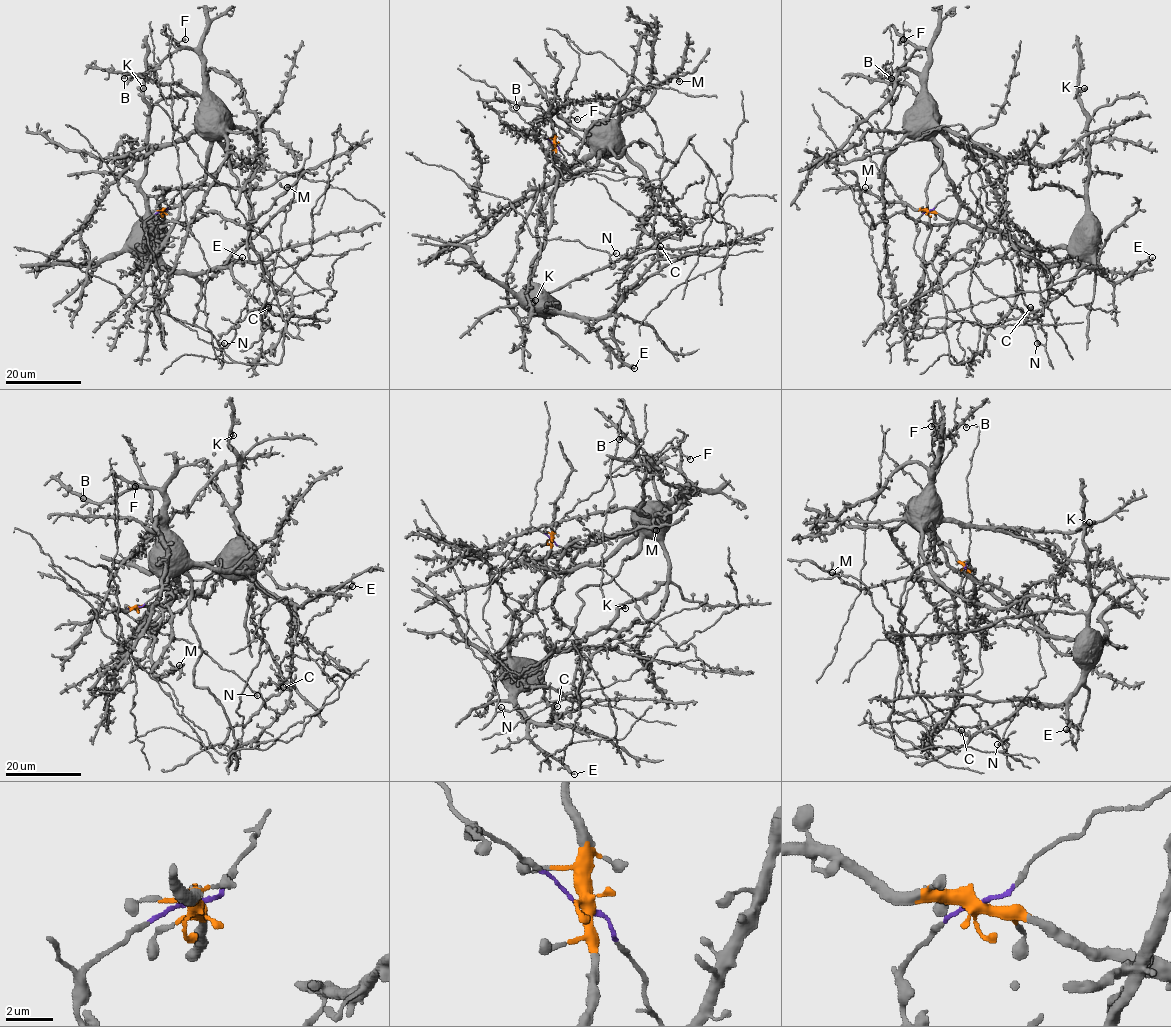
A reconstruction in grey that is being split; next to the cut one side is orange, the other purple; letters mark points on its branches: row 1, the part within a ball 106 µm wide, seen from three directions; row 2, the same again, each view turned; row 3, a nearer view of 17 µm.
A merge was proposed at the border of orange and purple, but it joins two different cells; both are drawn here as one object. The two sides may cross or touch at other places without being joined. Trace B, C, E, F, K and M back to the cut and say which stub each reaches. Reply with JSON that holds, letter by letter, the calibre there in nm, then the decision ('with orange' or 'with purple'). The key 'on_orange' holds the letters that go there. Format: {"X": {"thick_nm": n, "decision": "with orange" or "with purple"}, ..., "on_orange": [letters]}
{"B": {"thick_nm": 360, "decision": "with purple"}, "C": {"thick_nm": 170, "decision": "with orange"}, "E": {"thick_nm": 360, "decision": "with orange"}, "F": {"thick_nm": 400, "decision": "with purple"}, "K": {"thick_nm": 200, "decision": "with orange"}, "M": {"thick_nm": 440, "decision": "with orange"}, "on_orange": ["C", "E", "K", "M"]}

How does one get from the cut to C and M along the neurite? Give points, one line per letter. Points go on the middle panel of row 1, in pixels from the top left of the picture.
C: (555, 144), (552, 225), (534, 260), (531, 280), (553, 308), (581, 317), (606, 315), (657, 259), (660, 246)
M: (555, 144), (555, 167), (565, 169), (572, 163), (584, 133), (634, 88), (650, 88), (672, 77), (679, 81)

